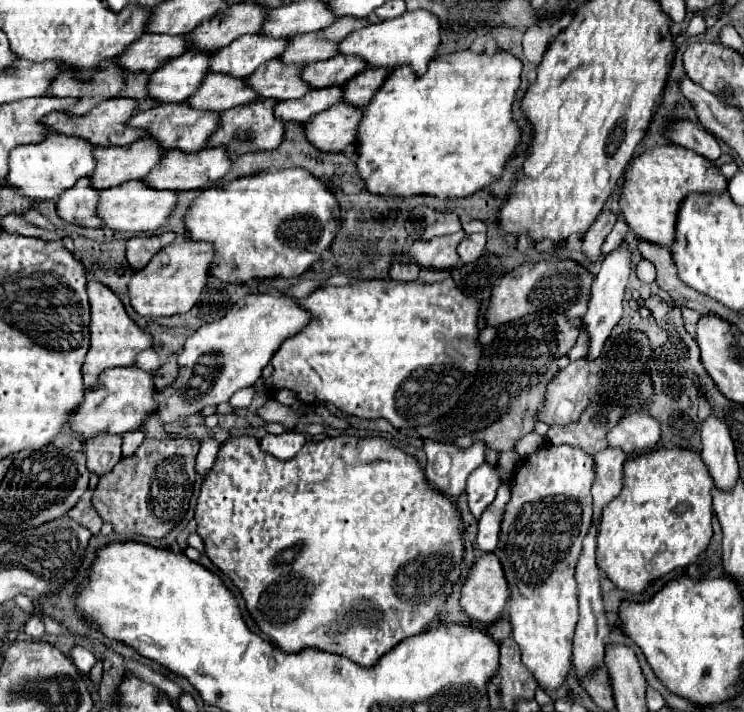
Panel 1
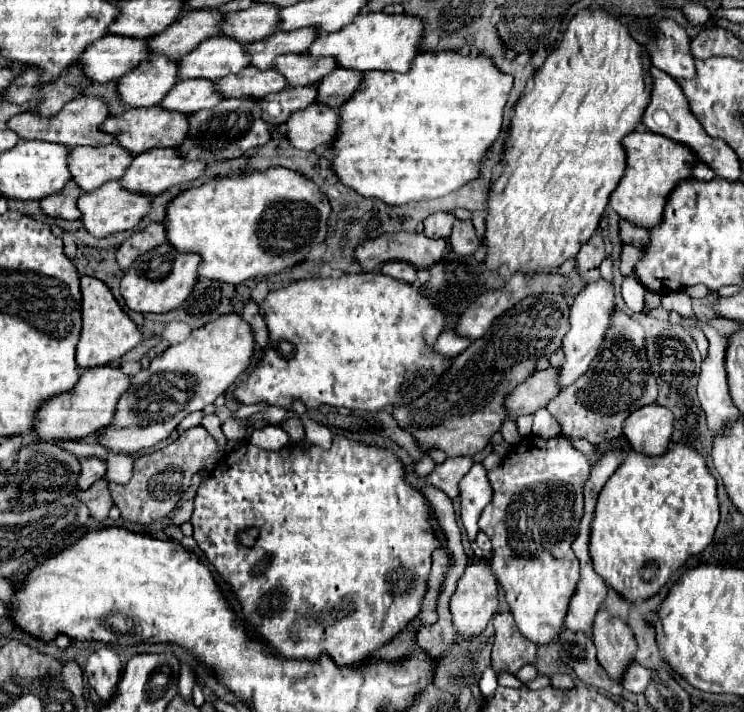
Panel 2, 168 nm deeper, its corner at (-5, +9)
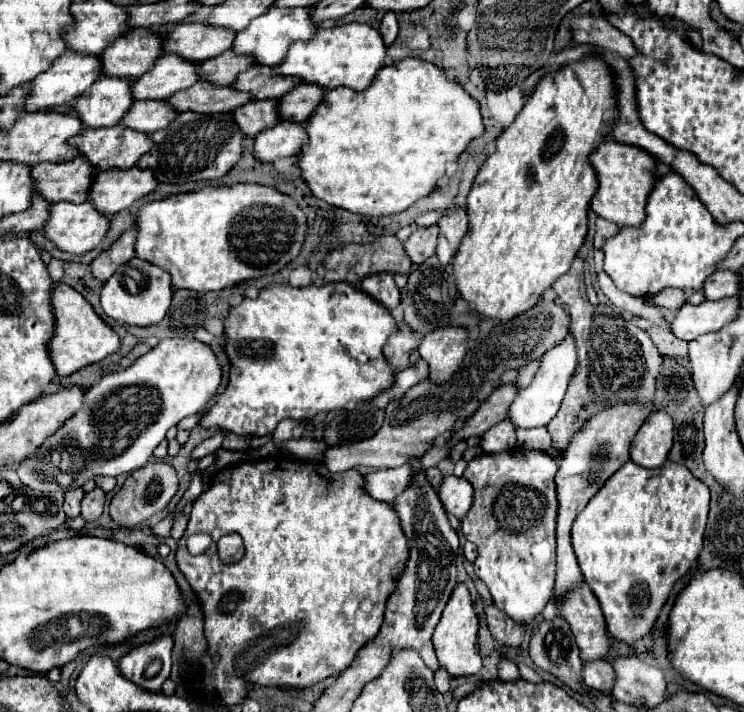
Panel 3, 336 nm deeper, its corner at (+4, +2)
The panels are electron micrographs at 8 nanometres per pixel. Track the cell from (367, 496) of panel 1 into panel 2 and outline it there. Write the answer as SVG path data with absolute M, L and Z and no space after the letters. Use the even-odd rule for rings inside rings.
M335 435L333 445L329 449L323 449L319 445L309 445L305 449L297 445L287 447L283 451L263 451L247 441L227 453L225 461L223 457L219 459L215 469L205 481L201 481L197 489L195 511L191 517L191 525L195 529L193 537L201 551L207 555L207 559L235 591L251 633L261 635L279 655L287 659L317 659L321 653L327 653L331 655L331 659L335 659L337 665L353 665L365 661L373 651L387 645L399 631L407 627L407 623L411 623L411 619L415 619L415 615L419 615L419 607L423 605L423 593L427 591L427 577L433 561L431 555L435 549L443 547L443 541L437 537L431 525L431 503L421 491L415 491L415 487L411 487L411 483L403 479L403 471L407 471L407 467L393 451L379 445L351 441L343 435ZM245 529L257 531L255 545L251 547L243 545L239 539Z

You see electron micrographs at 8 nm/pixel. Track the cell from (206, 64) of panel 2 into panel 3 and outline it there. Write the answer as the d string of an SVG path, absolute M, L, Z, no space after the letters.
M174 54L158 58L152 70L134 78L134 100L164 100L178 90L190 88L198 82L196 64Z

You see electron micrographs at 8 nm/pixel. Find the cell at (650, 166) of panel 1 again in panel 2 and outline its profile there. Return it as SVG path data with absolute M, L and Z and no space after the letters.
M633 131L623 139L627 151L627 169L611 195L611 207L629 223L651 229L663 221L663 211L671 191L685 179L691 179L693 167L699 163L695 153L683 143L675 143L653 131Z

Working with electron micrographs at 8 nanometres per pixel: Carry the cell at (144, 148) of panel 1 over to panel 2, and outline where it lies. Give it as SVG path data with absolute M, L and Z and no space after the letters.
M117 143L103 147L75 147L71 149L69 171L77 185L85 193L91 193L107 181L121 179L123 171L131 165L131 159L135 159L135 155Z

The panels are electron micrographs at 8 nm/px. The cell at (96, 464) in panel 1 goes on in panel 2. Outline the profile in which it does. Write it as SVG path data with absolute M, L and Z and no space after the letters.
M99 457L81 459L81 477L79 477L77 487L89 489L95 483L95 479L103 479L105 473L107 473L107 461L105 459L99 459Z

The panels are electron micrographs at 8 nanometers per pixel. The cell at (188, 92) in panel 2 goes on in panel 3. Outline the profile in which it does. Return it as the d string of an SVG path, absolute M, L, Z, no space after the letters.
M146 100L146 102L134 102L134 106L130 106L130 112L126 112L126 118L120 124L138 130L142 134L152 134L154 130L166 128L176 116L178 112L174 112L172 106L168 106L168 102Z

